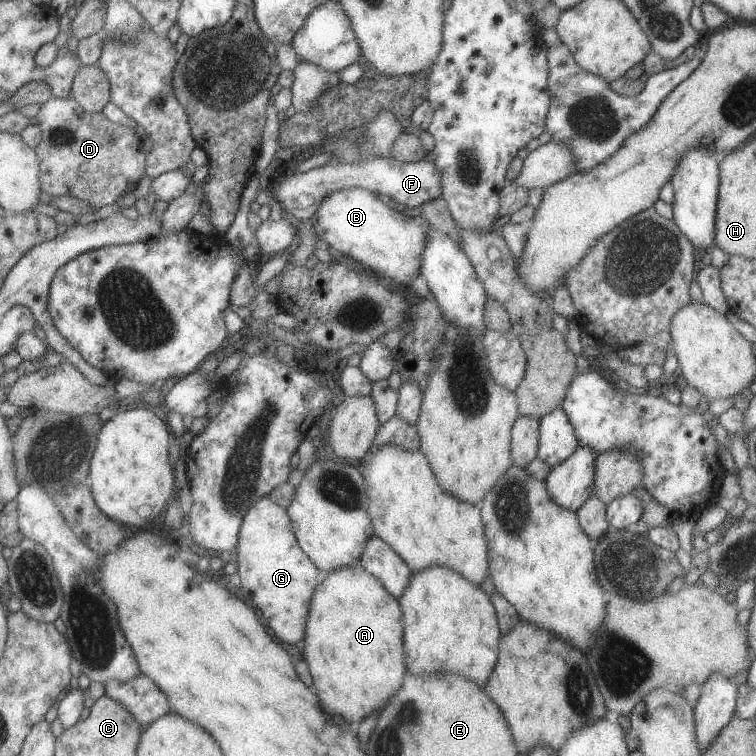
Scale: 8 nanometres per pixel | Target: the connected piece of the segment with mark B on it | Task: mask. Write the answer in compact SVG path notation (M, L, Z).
M359 187L340 189L330 194L327 199L321 201L320 207L311 217L310 222L317 233L320 245L328 246L356 267L370 268L372 272L378 272L380 276L388 276L388 281L392 280L396 284L404 282L406 286L410 286L413 278L420 275L421 255L425 248L430 224L422 216L416 218L404 216L402 211L392 209L381 196L376 196L367 189Z

